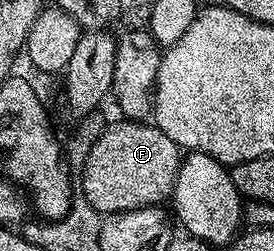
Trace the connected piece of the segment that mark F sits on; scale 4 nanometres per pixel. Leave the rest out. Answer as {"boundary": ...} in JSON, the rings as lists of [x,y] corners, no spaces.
{"boundary":[[[127,118],[119,122],[121,124],[109,123],[94,146],[90,146],[86,162],[78,172],[78,188],[84,191],[82,199],[101,214],[163,205],[171,197],[178,178],[182,159],[180,145],[166,138],[155,123]]]}

